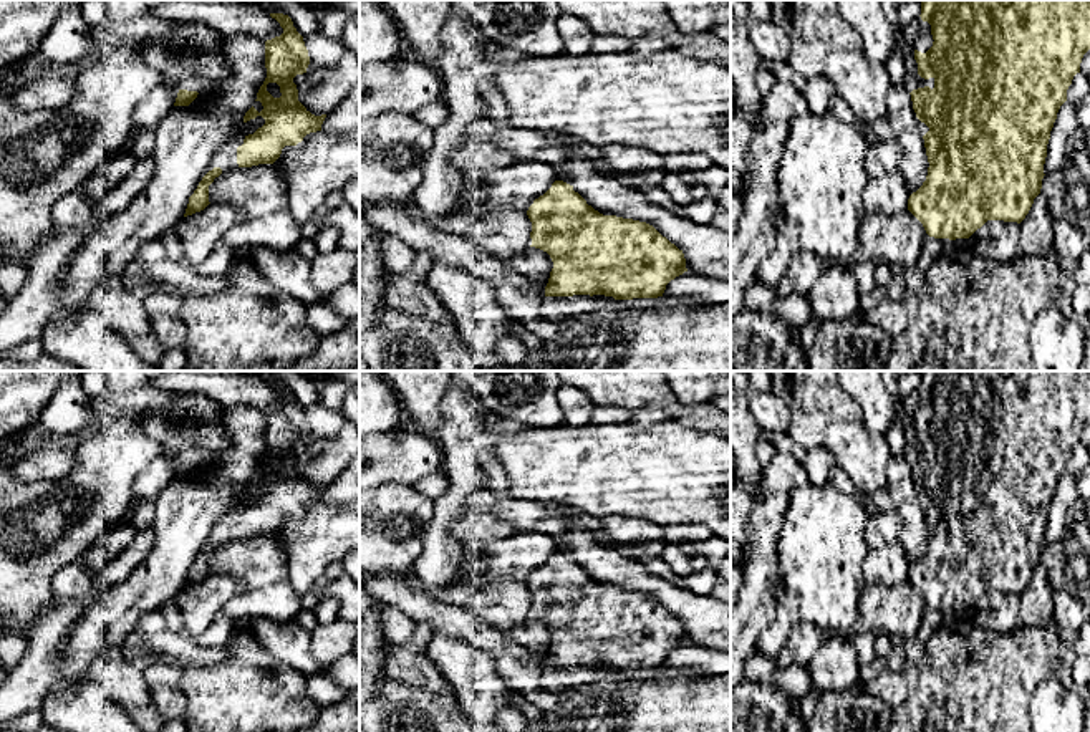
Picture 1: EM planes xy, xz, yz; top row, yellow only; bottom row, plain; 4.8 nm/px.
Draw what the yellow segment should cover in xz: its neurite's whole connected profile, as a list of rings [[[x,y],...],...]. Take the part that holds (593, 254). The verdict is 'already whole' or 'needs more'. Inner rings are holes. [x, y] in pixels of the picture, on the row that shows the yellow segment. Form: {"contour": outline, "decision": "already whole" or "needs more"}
{"contour": [[[555,181],[533,200],[527,215],[532,222],[532,245],[547,252],[553,262],[545,296],[605,295],[615,300],[658,298],[666,285],[687,272],[682,250],[653,225],[616,215],[603,215],[573,190]]], "decision": "already whole"}

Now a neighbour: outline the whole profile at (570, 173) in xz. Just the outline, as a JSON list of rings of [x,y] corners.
[[[575,157],[553,167],[558,181],[570,184],[600,214],[653,225],[684,253],[686,267],[694,275],[731,283],[731,232],[719,230],[712,224],[694,224],[648,202],[639,190],[603,174],[586,159]]]

